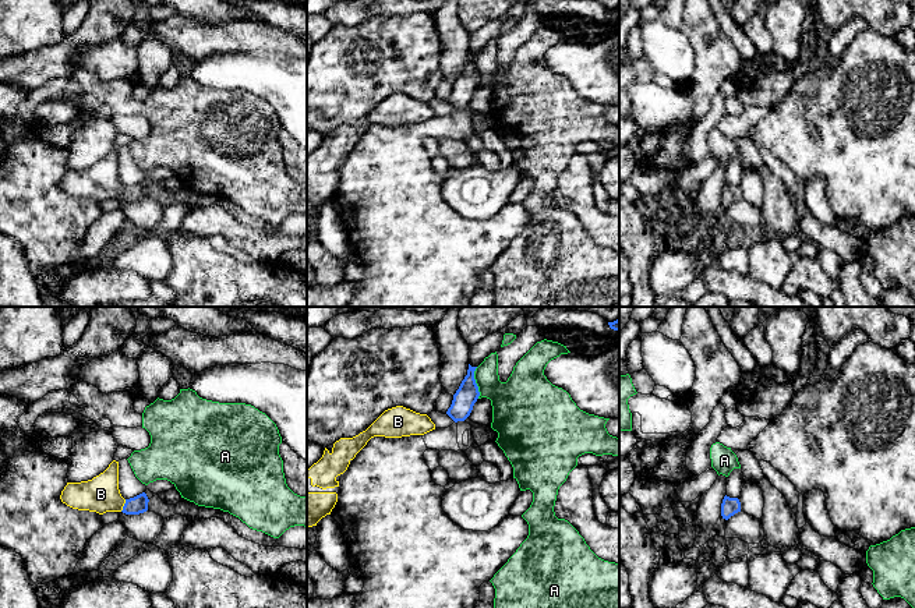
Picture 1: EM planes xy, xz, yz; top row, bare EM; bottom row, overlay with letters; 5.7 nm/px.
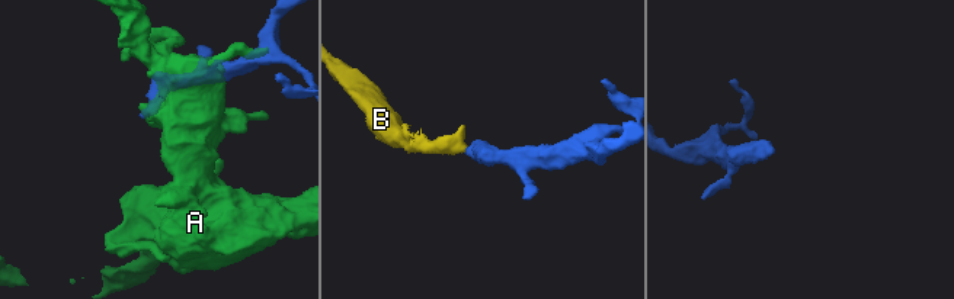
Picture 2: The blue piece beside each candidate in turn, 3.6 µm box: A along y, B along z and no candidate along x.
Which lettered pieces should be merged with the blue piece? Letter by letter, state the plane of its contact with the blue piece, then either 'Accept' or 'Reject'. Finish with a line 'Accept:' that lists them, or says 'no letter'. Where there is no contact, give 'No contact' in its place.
A: Touches blue in xz. Reject
B: Touches blue in xy. Accept
Accept: B

